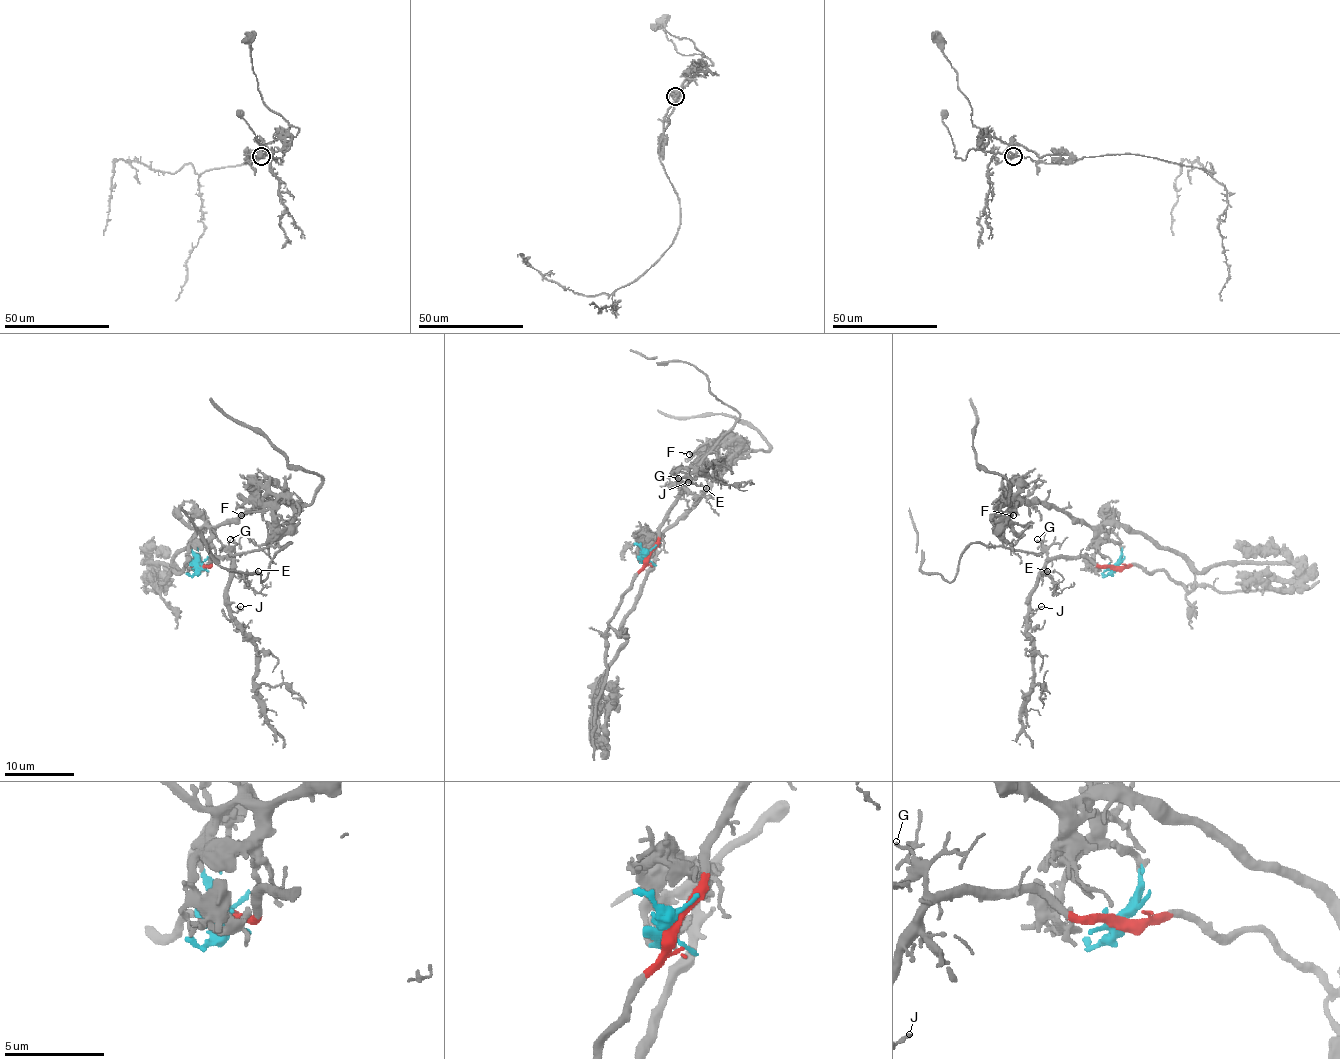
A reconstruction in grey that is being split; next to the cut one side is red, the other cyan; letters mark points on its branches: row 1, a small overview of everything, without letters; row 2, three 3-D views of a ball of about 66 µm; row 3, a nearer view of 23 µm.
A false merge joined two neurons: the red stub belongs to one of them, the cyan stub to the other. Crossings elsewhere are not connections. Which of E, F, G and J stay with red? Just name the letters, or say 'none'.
E, G, J

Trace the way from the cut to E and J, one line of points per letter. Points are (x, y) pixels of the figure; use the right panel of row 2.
E: (1113, 567), (1099, 567), (1085, 556), (1057, 556), (1050, 560), (1040, 575), (1047, 570)
J: (1113, 567), (1099, 567), (1085, 556), (1052, 558), (1030, 601), (1031, 612), (1042, 606)

